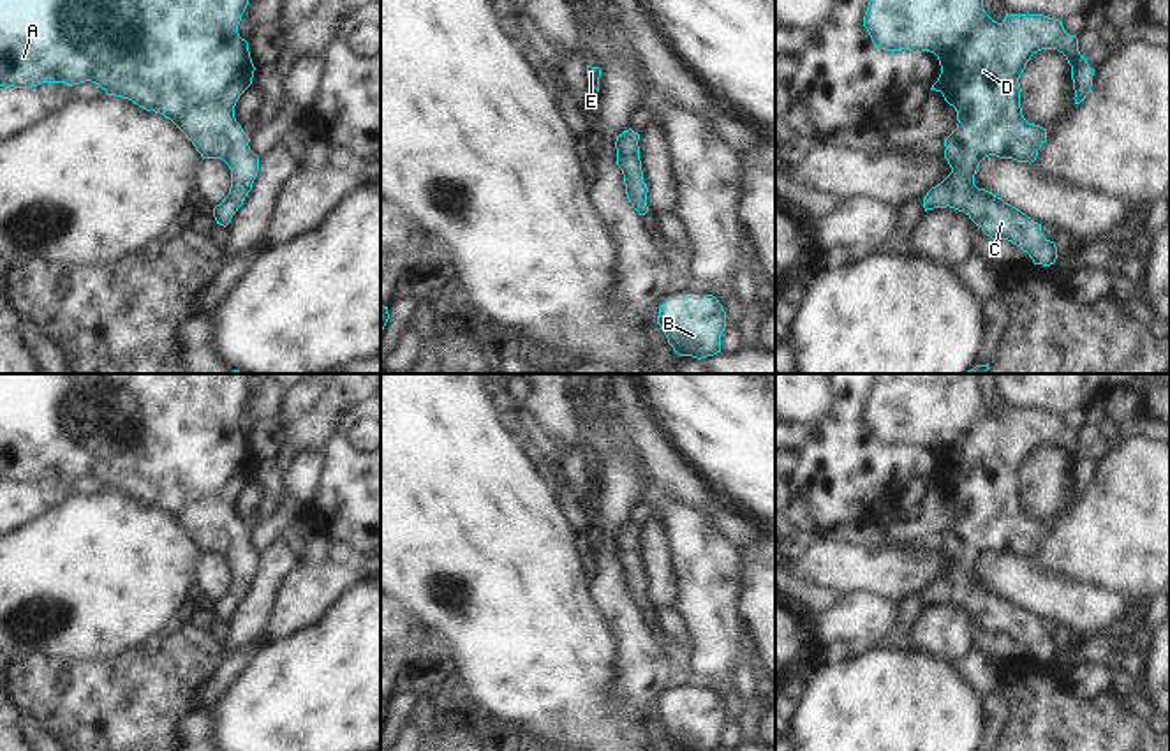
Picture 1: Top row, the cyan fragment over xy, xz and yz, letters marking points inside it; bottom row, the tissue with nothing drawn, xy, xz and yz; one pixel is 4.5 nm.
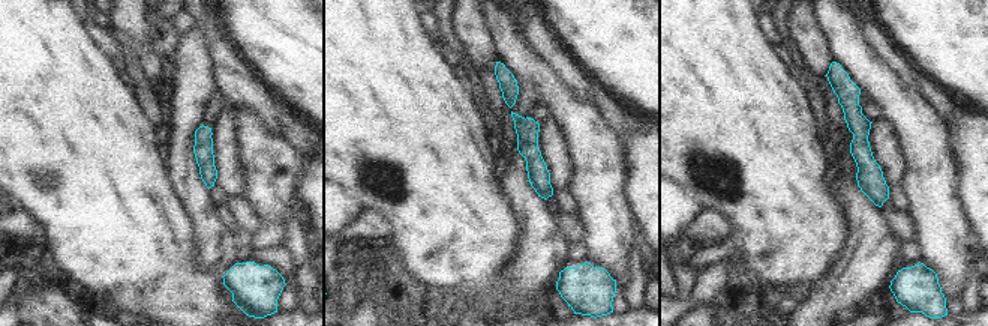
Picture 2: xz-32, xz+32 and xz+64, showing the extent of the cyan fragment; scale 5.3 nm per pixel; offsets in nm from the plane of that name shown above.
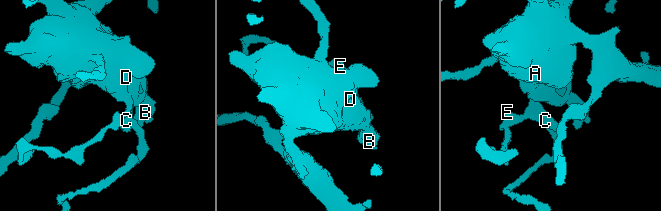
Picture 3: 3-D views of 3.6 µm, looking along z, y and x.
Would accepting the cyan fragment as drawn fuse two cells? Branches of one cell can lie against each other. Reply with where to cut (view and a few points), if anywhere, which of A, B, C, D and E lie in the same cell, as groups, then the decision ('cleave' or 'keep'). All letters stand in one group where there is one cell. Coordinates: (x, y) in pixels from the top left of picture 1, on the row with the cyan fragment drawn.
no cut | A B C D E | keep

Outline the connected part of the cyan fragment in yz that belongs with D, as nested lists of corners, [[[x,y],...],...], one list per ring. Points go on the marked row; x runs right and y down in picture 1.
[[[870,0],[863,16],[863,26],[867,28],[874,46],[881,49],[934,53],[939,60],[941,74],[930,90],[941,92],[944,100],[957,111],[957,129],[944,139],[944,159],[948,160],[952,173],[927,192],[923,197],[925,212],[946,206],[964,212],[992,240],[1011,242],[1027,252],[1034,264],[1054,264],[1057,259],[1057,247],[1043,236],[1041,224],[1004,203],[996,194],[978,189],[974,185],[974,175],[980,162],[989,155],[1031,164],[1036,160],[1038,150],[1047,141],[1047,129],[1029,123],[1020,108],[1022,88],[1018,78],[1034,53],[1041,49],[1057,49],[1063,53],[1071,65],[1075,104],[1080,104],[1085,99],[1092,86],[1094,69],[1091,69],[1087,60],[1080,55],[1078,39],[1064,30],[1063,21],[1043,14],[1006,12],[1004,21],[997,23],[985,12],[983,0]]]

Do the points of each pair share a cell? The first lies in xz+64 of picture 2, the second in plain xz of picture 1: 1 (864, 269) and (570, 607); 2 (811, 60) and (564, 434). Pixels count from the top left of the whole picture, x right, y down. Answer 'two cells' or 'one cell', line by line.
1: two cells
2: one cell

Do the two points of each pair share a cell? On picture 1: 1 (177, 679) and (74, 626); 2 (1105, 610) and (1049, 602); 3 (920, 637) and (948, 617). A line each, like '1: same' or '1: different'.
1: different
2: same
3: same

